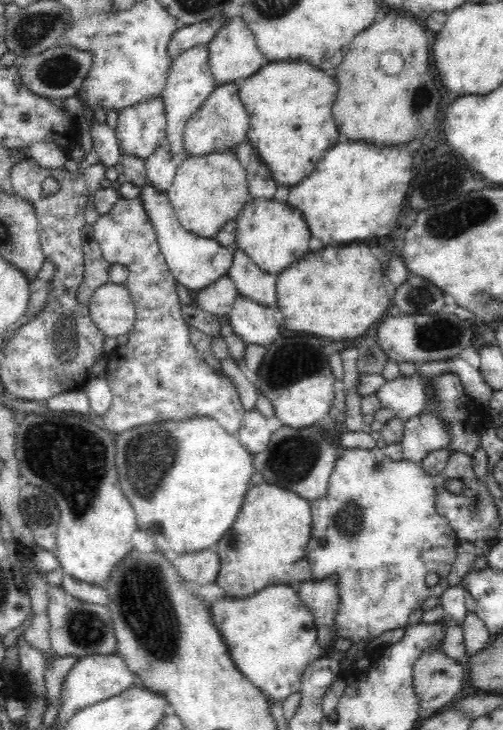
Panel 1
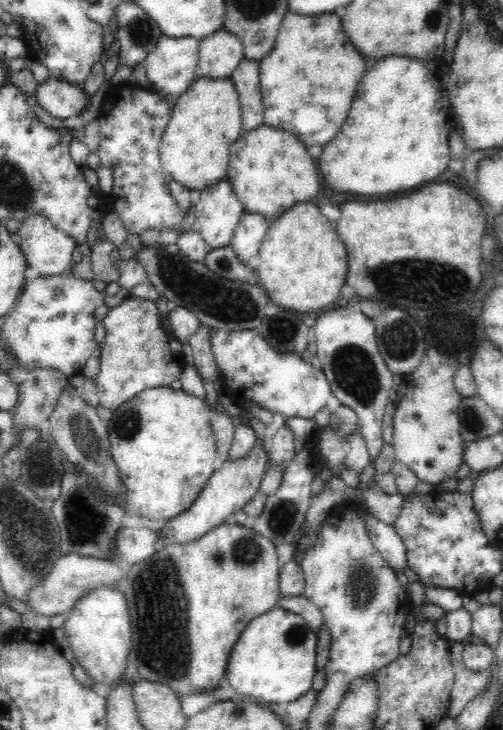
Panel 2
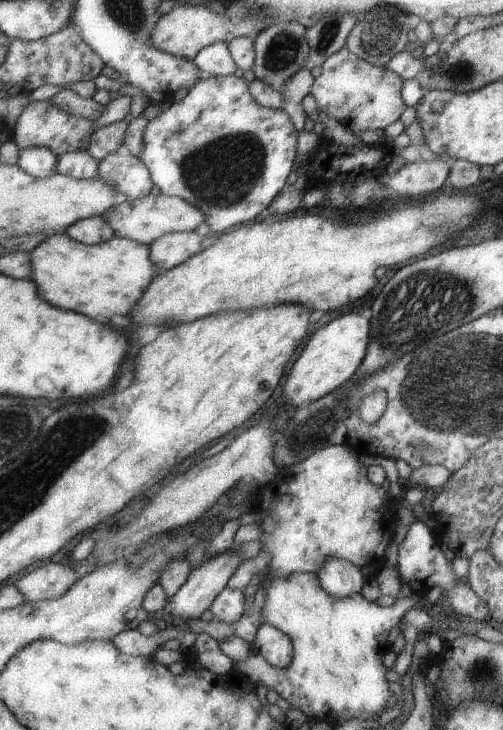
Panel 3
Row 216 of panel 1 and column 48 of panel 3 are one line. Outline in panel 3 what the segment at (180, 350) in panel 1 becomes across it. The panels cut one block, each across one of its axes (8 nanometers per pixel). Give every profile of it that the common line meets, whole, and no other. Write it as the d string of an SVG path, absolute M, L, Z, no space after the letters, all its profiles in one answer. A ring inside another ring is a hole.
M51 99L42 101L29 101L21 112L13 129L13 141L18 150L31 147L48 148L56 157L65 153L85 151L89 137L95 130L91 119L74 115L65 109L53 104Z

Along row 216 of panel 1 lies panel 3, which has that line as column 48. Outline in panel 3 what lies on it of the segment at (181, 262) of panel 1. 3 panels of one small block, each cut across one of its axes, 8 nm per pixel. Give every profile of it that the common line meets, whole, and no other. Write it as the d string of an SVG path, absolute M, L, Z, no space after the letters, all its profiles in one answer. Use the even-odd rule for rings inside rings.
M31 147L18 150L16 165L23 172L37 178L45 178L56 175L57 157L45 147Z

